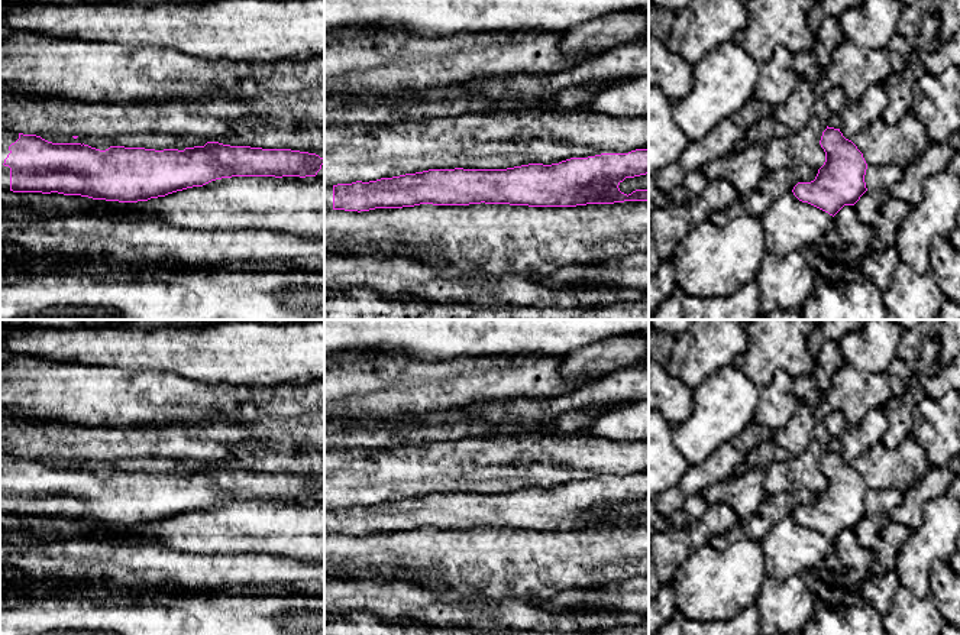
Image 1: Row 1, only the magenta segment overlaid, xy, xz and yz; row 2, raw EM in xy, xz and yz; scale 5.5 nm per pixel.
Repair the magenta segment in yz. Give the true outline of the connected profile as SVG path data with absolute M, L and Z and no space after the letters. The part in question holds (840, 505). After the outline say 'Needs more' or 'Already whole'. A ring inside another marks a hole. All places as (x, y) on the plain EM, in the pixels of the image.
M827 450L820 469L825 476L824 489L814 505L798 506L792 516L799 525L834 541L844 529L854 529L867 515L864 506L867 487L840 453Z. Already whole

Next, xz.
M636 473L628 477L601 477L588 482L570 482L559 487L529 487L507 493L429 493L392 502L324 511L324 535L369 535L375 532L403 532L420 528L433 529L469 529L469 528L510 528L529 531L576 531L586 528L614 528L624 525L649 525L649 513L636 513L631 518L620 515L618 509L626 502L649 498L649 473Z. Needs more

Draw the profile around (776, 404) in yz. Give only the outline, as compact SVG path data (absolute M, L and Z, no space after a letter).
M778 370L770 383L760 388L753 422L776 431L788 424L799 404L793 393L793 379L785 370Z

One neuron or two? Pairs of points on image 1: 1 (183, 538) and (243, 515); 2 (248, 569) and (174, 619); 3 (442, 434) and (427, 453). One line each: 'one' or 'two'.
1: one
2: two
3: two

